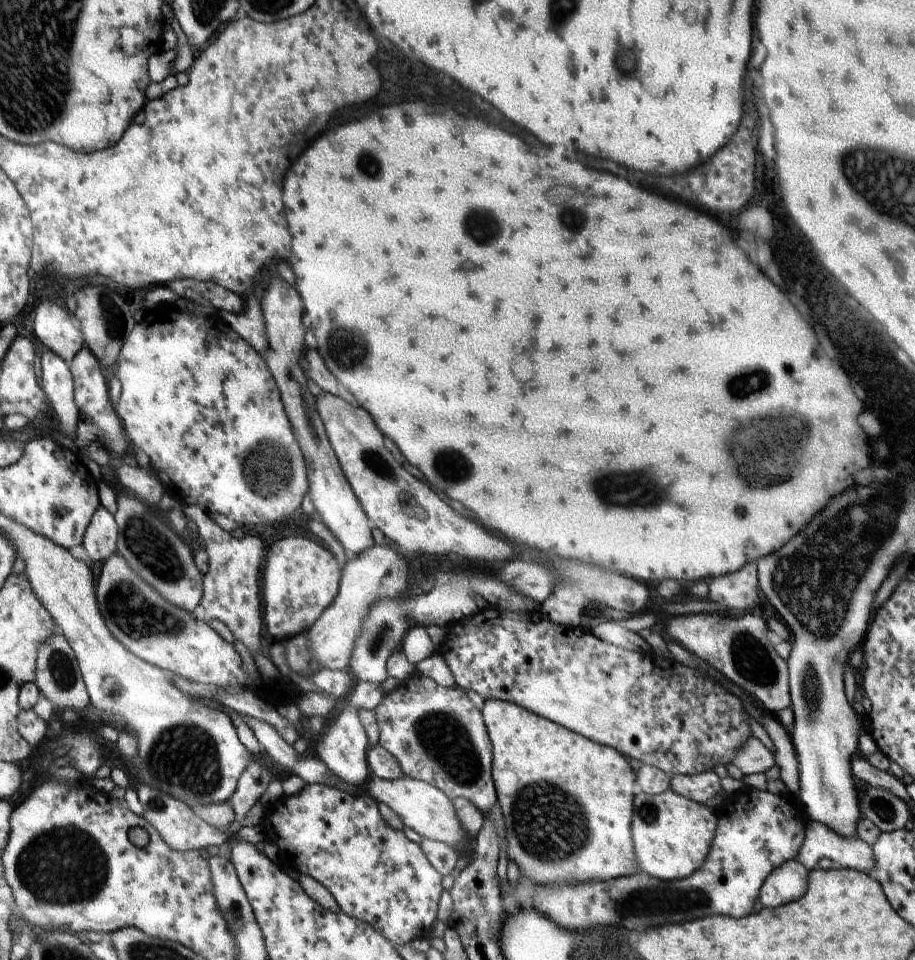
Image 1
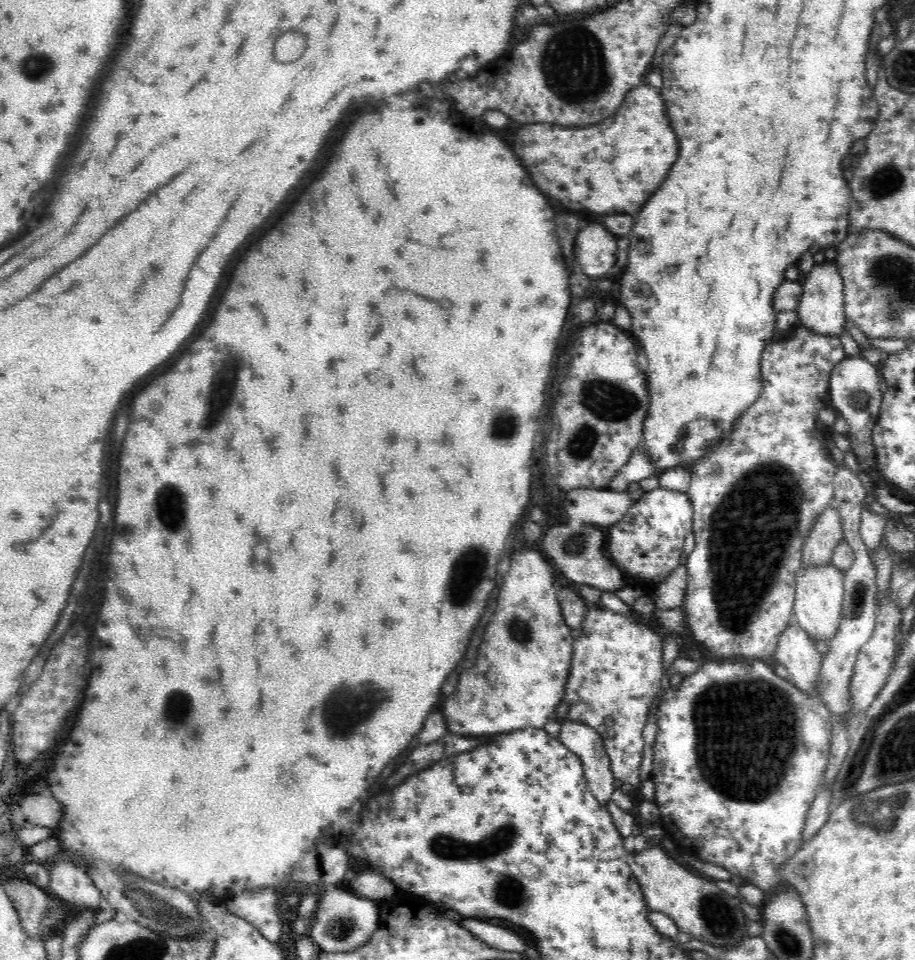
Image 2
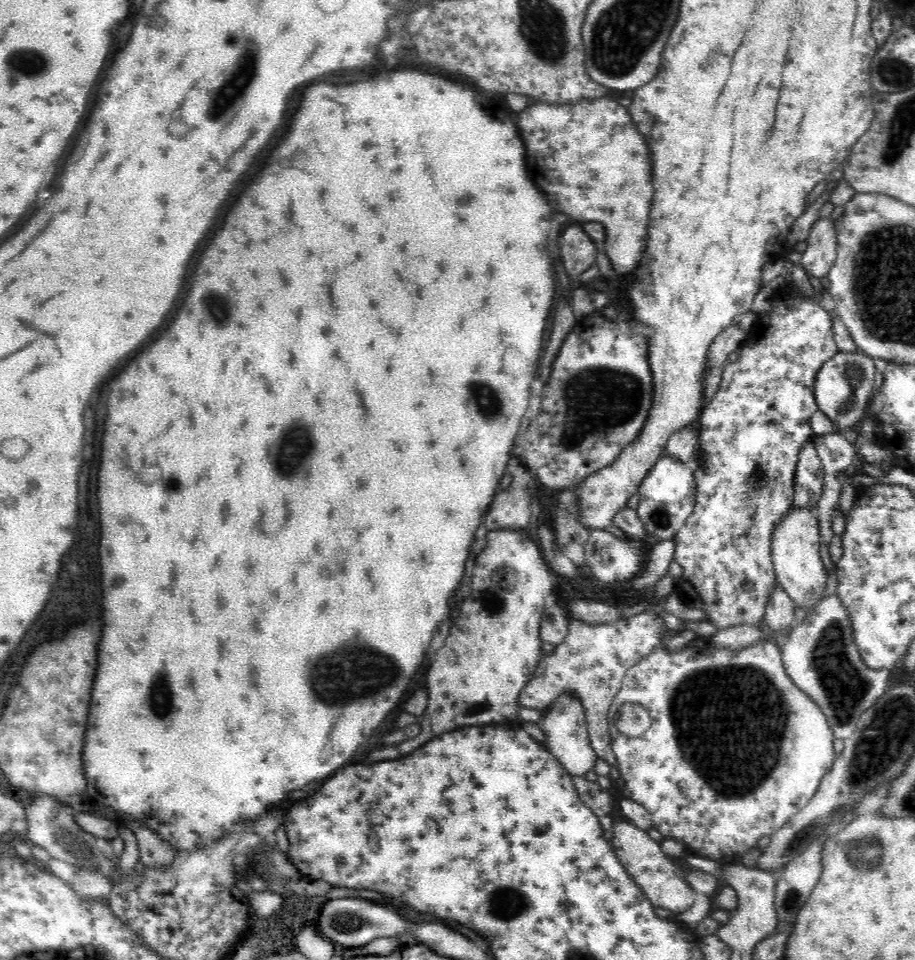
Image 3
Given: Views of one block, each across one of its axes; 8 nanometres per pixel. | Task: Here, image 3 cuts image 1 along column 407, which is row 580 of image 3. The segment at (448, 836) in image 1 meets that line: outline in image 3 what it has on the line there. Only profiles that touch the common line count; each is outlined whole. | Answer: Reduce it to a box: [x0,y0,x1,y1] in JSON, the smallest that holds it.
[771,508,828,614]

